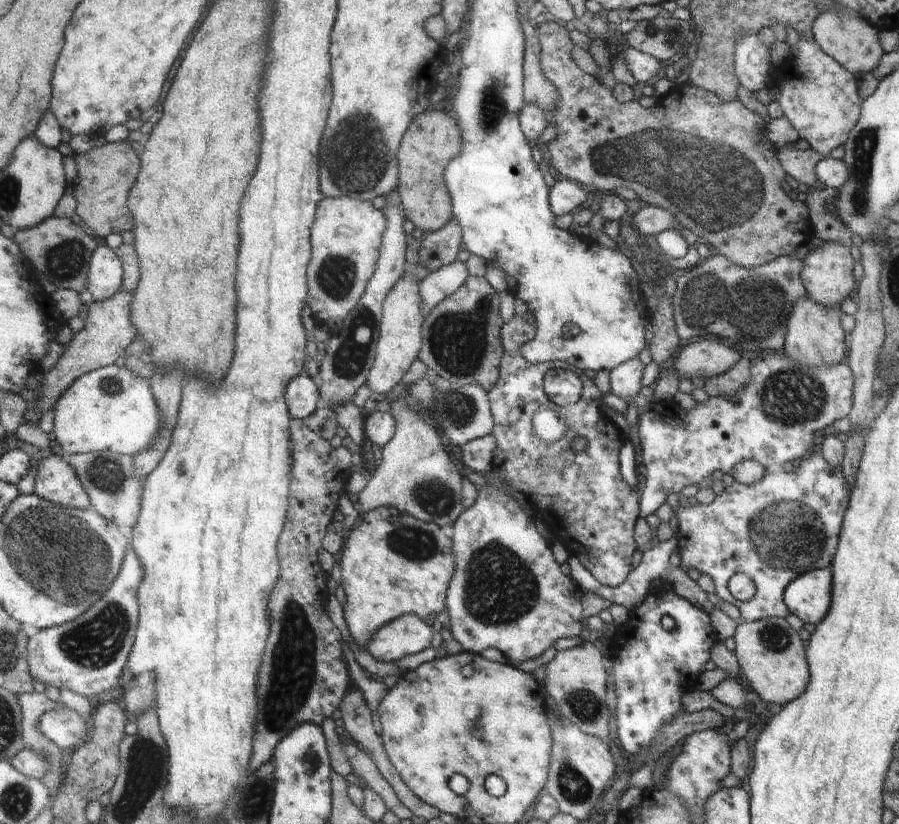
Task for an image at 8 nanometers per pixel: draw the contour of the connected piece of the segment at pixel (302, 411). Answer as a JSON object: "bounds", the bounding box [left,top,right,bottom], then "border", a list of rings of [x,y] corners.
{"bounds":[288,374,319,419],"border":[[[300,374],[292,386],[288,386],[288,406],[292,406],[292,417],[306,419],[316,410],[319,398],[319,386],[317,379]]]}

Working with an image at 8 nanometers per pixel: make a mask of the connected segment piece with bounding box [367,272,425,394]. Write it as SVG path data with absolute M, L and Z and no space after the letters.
M406 272L384 298L375 360L367 377L371 392L385 394L392 390L394 384L400 382L400 378L408 372L410 364L419 356L418 350L423 347L423 344L420 344L423 342L420 326L423 326L425 318L422 318L422 298L418 294L418 284L419 281Z

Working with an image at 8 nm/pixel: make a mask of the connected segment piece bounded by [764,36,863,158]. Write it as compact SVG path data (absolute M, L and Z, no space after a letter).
M799 39L794 47L787 42L789 59L779 66L773 66L770 80L764 88L776 89L778 106L783 117L802 140L810 144L822 158L830 157L832 150L843 146L850 131L860 119L863 100L859 94L858 78L851 74L842 64L831 58L815 39Z

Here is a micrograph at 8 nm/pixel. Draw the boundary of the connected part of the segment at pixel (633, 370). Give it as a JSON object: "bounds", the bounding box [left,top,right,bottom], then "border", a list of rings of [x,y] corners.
{"bounds":[610,358,645,427],"border":[[[632,358],[630,362],[624,362],[623,365],[616,366],[610,371],[611,391],[628,402],[628,411],[625,417],[632,427],[638,426],[637,421],[641,413],[634,403],[634,397],[643,388],[642,374],[644,368],[645,366],[642,365],[639,358]]]}

